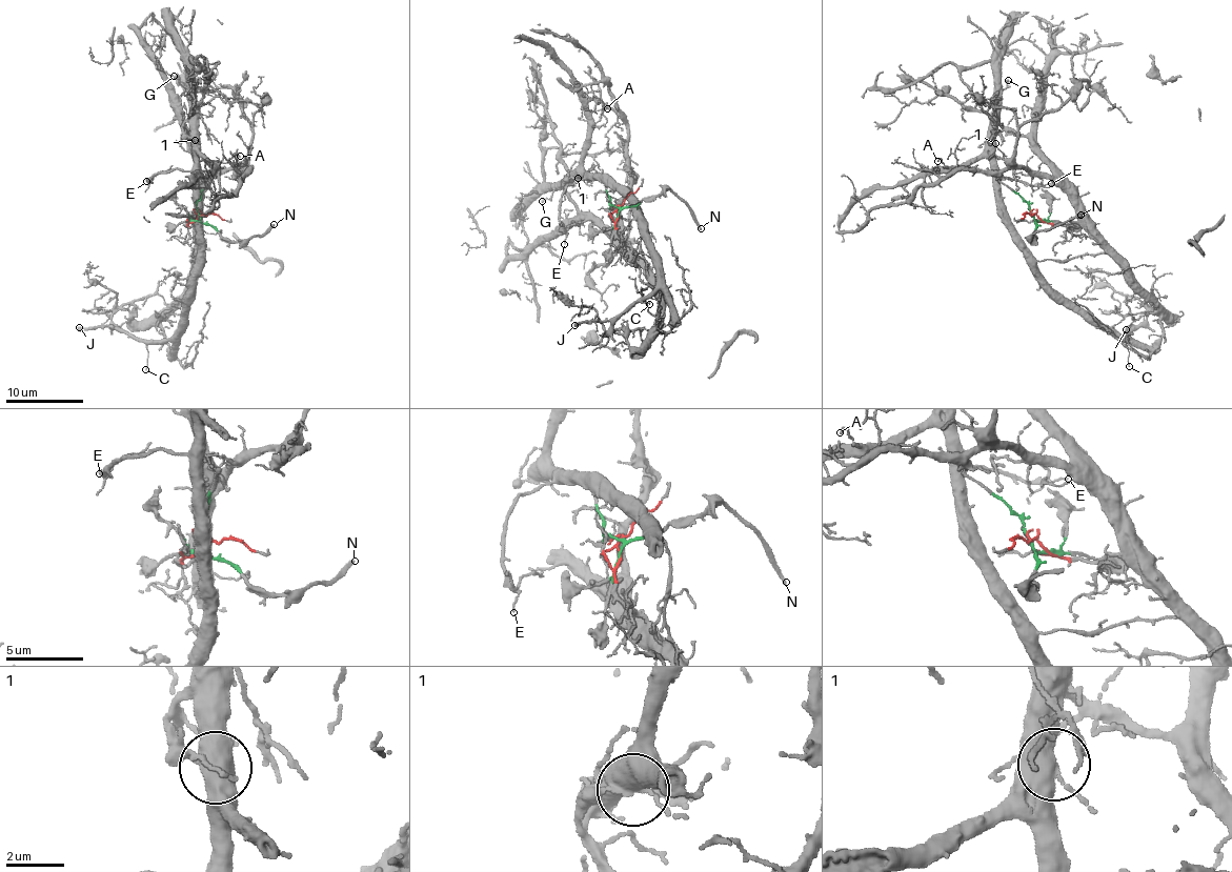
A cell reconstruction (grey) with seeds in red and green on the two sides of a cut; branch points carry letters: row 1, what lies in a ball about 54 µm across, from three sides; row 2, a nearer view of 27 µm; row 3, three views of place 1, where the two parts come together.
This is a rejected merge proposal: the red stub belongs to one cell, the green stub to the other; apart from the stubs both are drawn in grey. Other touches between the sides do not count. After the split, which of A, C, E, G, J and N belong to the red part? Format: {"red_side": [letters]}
{"red_side": []}

